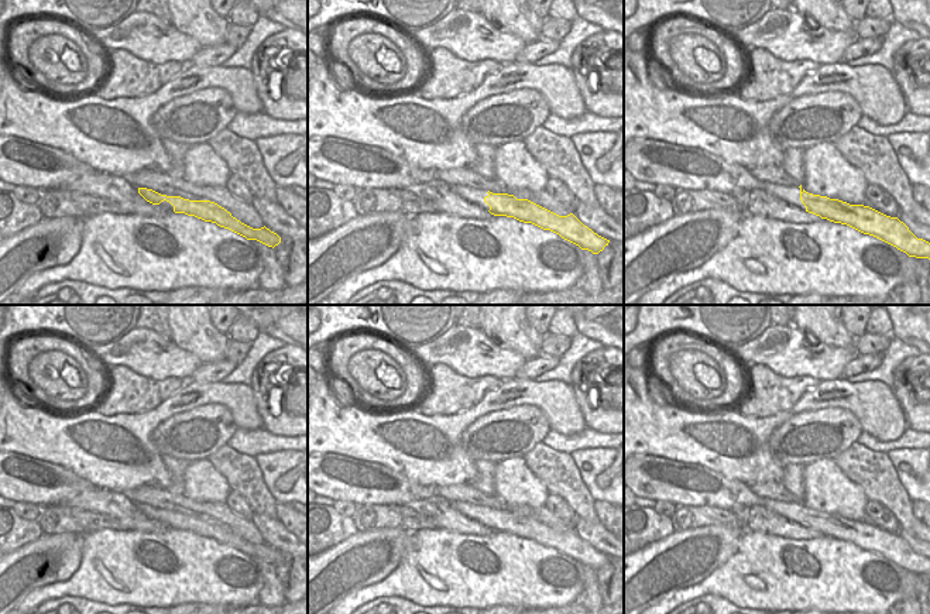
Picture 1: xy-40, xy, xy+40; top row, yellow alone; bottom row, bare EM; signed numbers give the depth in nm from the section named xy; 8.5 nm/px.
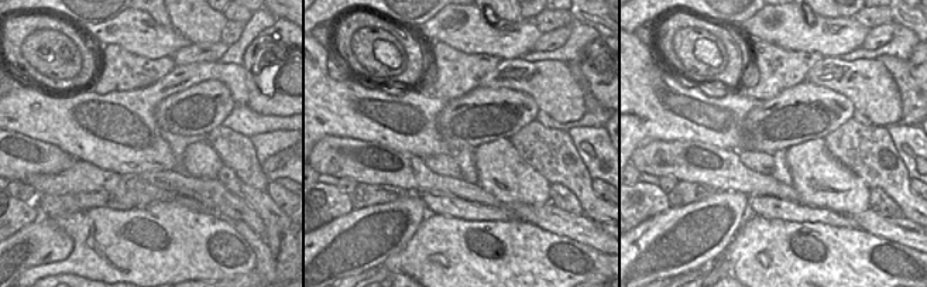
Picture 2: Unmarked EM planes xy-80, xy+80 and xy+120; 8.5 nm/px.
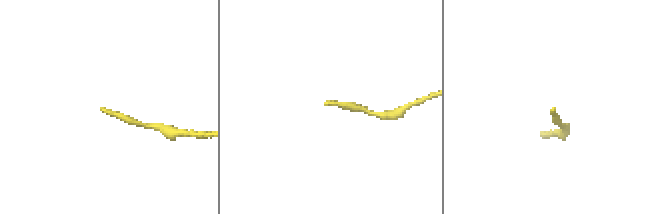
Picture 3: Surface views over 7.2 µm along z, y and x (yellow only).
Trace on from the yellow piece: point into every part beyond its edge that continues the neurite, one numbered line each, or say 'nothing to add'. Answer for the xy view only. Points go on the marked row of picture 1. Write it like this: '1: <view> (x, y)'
1: xy (476, 196)

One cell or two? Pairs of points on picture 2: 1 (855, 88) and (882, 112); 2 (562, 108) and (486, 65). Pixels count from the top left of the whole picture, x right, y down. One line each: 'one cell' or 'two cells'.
1: one cell
2: two cells

